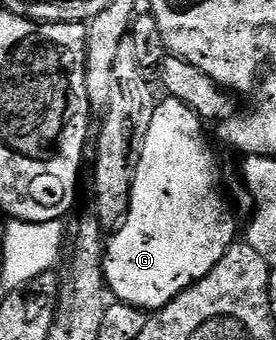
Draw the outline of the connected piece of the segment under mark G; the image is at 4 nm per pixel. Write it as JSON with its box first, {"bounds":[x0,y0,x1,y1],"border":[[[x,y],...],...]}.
{"bounds":[101,98,236,313],"border":[[[169,98],[163,102],[154,104],[151,120],[149,121],[149,129],[145,133],[145,141],[143,148],[139,154],[139,164],[135,170],[133,177],[133,185],[131,186],[131,204],[127,210],[127,215],[123,222],[119,224],[115,235],[106,240],[105,250],[103,253],[103,269],[101,278],[105,284],[106,290],[118,302],[127,304],[130,307],[138,308],[144,313],[154,313],[159,308],[169,305],[171,299],[176,299],[186,287],[192,287],[197,281],[201,281],[201,277],[205,277],[215,268],[221,261],[221,257],[225,257],[225,253],[236,242],[235,236],[235,219],[227,212],[227,207],[223,204],[223,195],[219,192],[219,187],[215,184],[215,171],[211,168],[211,151],[207,148],[207,143],[202,139],[204,124],[198,115],[191,111],[185,104],[176,99]]]}

